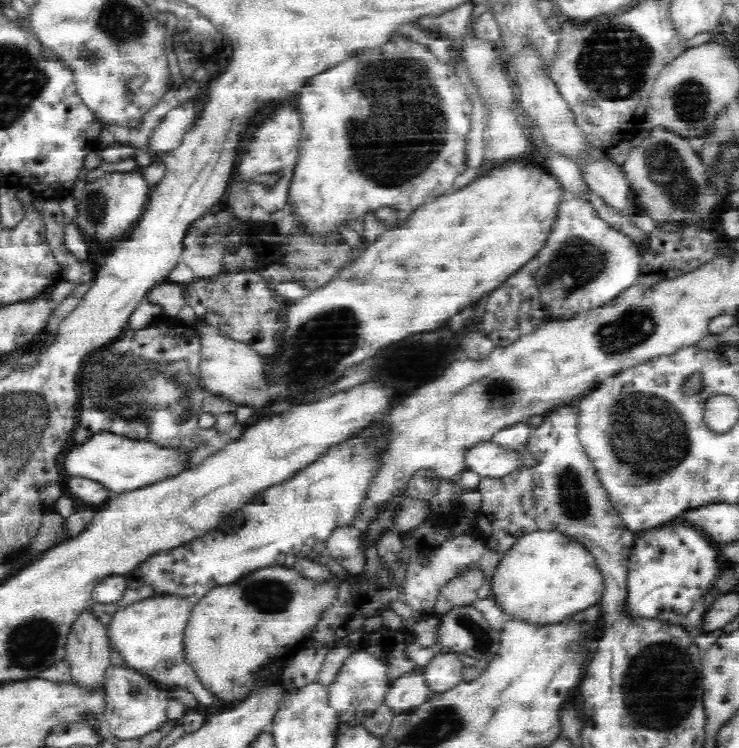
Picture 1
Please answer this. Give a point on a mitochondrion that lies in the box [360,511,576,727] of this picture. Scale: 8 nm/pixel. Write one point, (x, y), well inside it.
(479, 634)

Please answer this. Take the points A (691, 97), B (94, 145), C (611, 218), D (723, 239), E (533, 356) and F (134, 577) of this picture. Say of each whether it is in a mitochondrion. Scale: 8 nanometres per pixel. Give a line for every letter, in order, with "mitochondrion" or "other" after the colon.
A: mitochondrion
B: other
C: other
D: other
E: other
F: other

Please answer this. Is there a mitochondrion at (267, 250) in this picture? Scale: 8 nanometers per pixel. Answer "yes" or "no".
no

